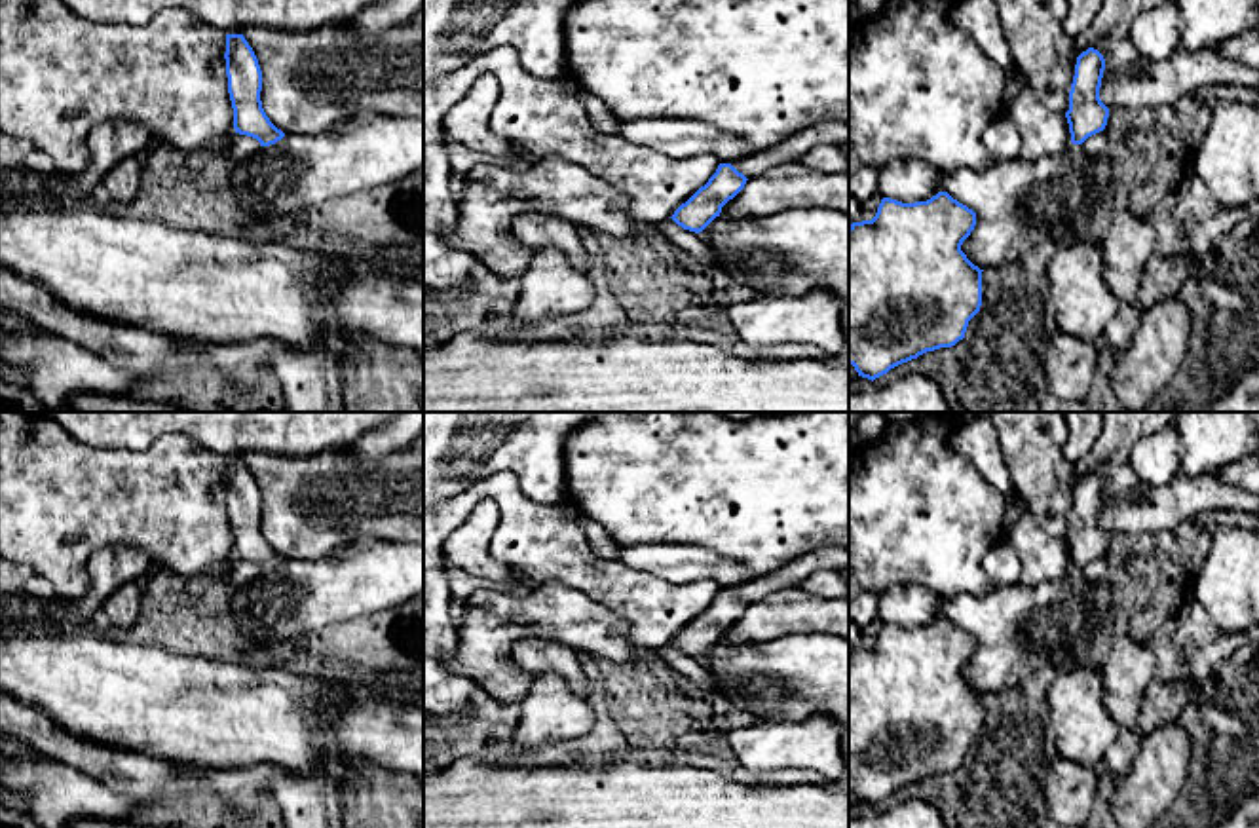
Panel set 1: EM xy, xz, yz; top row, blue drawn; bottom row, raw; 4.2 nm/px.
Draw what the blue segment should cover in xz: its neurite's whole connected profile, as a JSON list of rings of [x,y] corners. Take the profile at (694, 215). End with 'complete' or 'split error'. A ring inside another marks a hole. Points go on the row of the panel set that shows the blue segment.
[[[720,163],[716,173],[670,216],[678,226],[689,232],[703,232],[722,207],[733,199],[746,184],[746,177],[731,163]]]; complete

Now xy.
[[[226,34],[224,59],[235,133],[256,139],[260,146],[275,144],[285,133],[262,108],[262,70],[243,34]]]; complete

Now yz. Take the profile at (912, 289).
[[[938,192],[927,201],[883,198],[872,220],[849,226],[849,365],[875,380],[927,351],[965,338],[982,306],[982,272],[961,251],[976,213]]]; complete

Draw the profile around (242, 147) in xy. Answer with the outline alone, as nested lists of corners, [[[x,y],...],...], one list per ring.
[[[235,133],[232,144],[226,150],[226,158],[232,165],[237,165],[260,148],[262,146],[256,139]]]

